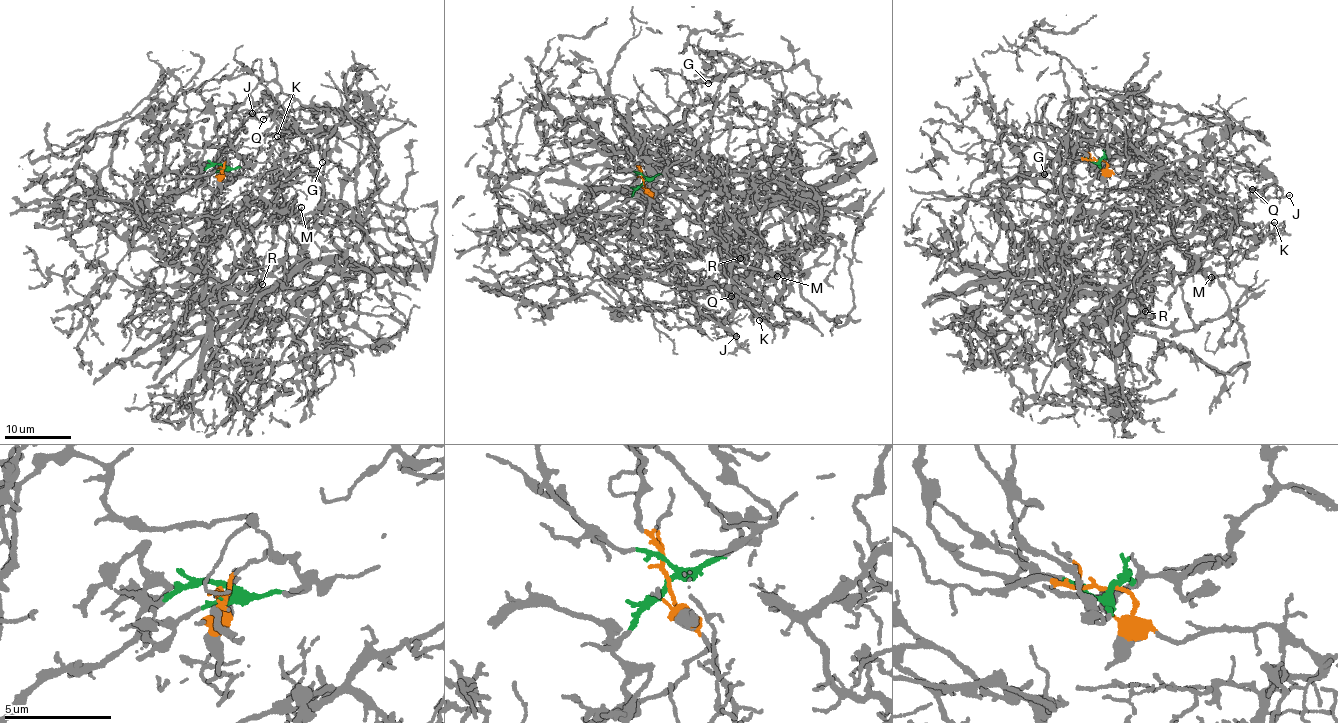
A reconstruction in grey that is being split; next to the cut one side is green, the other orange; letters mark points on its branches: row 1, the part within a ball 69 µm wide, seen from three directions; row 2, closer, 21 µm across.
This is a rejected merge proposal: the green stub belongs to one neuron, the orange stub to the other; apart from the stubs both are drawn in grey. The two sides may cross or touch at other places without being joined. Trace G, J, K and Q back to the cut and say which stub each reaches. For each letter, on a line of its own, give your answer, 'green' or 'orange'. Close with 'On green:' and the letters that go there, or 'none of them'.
G: green
J: orange
K: orange
Q: orange
On green: G

